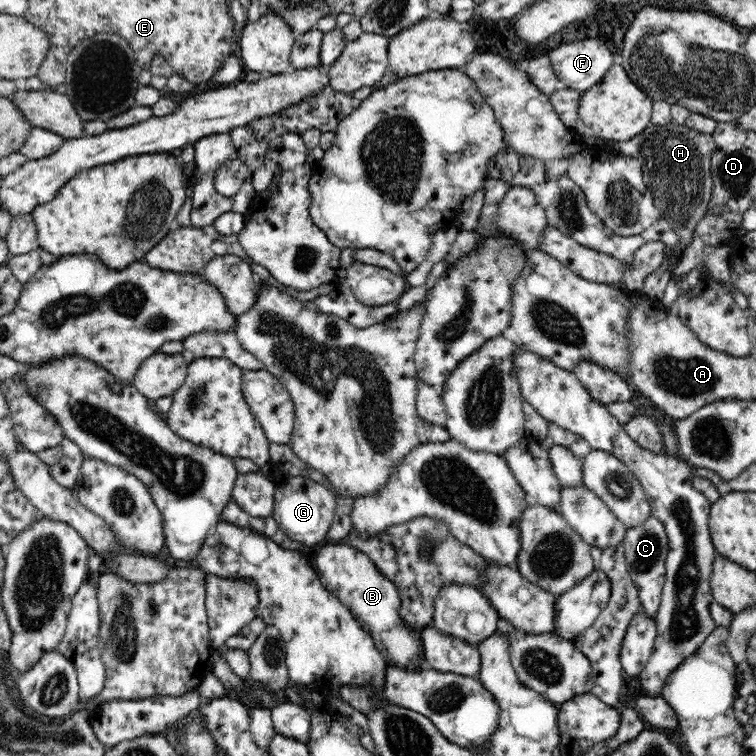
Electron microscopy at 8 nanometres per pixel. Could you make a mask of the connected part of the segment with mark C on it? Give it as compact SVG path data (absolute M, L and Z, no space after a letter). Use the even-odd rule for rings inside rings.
M651 514L644 524L627 529L623 546L628 574L632 577L632 582L637 586L641 608L648 617L654 619L655 623L665 582L665 563L668 553L668 537L666 537L662 521L658 521Z

